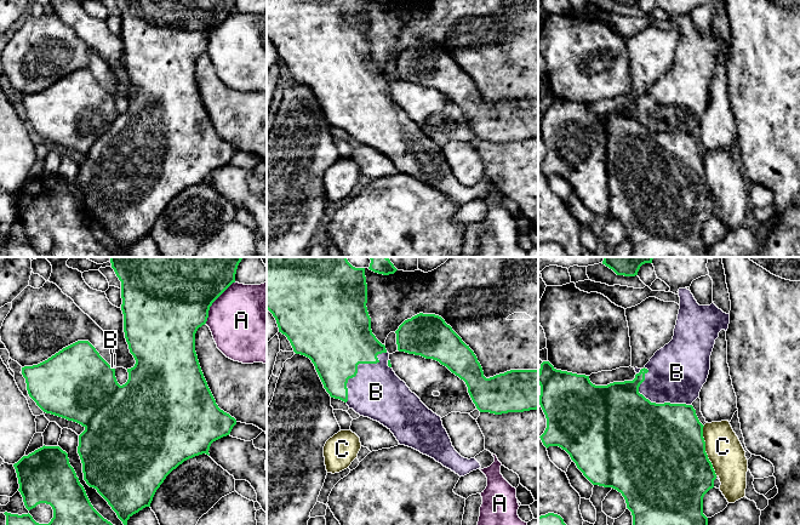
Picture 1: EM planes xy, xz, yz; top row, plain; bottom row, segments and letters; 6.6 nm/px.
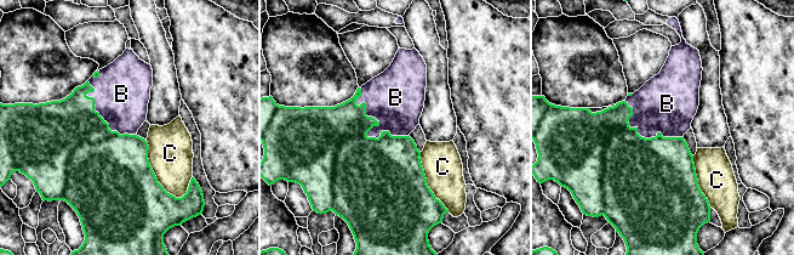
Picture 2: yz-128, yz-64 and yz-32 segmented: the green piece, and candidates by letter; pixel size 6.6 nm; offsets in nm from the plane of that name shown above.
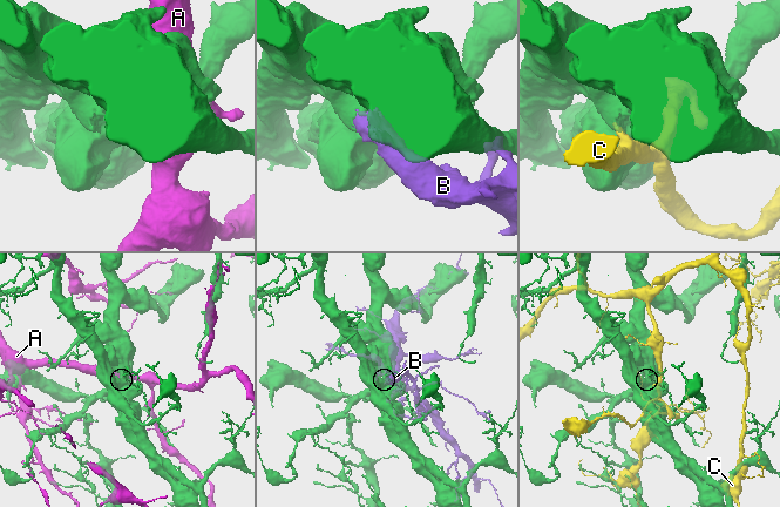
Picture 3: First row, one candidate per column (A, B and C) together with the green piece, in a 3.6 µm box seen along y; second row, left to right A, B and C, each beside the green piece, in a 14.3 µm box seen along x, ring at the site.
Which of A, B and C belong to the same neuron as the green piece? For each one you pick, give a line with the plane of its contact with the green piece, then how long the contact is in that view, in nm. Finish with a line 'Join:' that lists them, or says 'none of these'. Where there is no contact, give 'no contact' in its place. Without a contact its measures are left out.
B: contact in yz; length 400 nm
Join: B

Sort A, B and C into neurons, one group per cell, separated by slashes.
A / B / C

